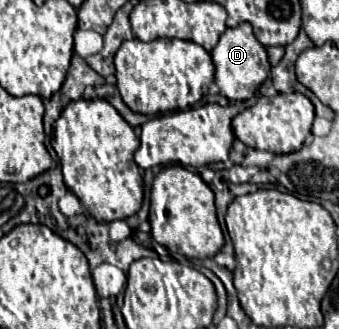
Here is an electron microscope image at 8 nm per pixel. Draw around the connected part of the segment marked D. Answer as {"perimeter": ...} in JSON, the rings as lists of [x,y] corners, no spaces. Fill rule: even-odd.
{"perimeter":[[[241,23],[235,29],[227,29],[221,35],[215,49],[211,51],[211,57],[215,63],[215,83],[219,85],[221,95],[225,95],[231,101],[251,99],[271,71],[267,49],[257,41],[249,23]]]}

